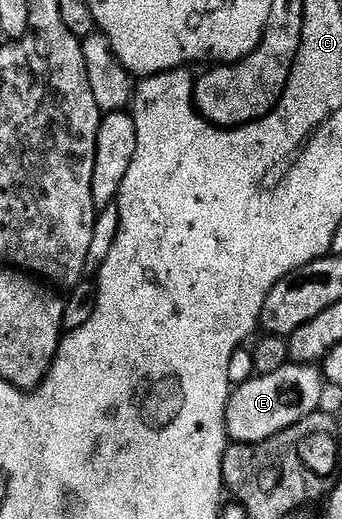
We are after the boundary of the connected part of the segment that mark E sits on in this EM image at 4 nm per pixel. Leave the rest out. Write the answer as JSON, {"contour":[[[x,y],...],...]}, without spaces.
{"contour":[[[288,363],[281,371],[269,375],[254,375],[247,382],[234,386],[227,400],[225,427],[228,442],[236,445],[256,445],[320,412],[325,382],[314,365]]]}

